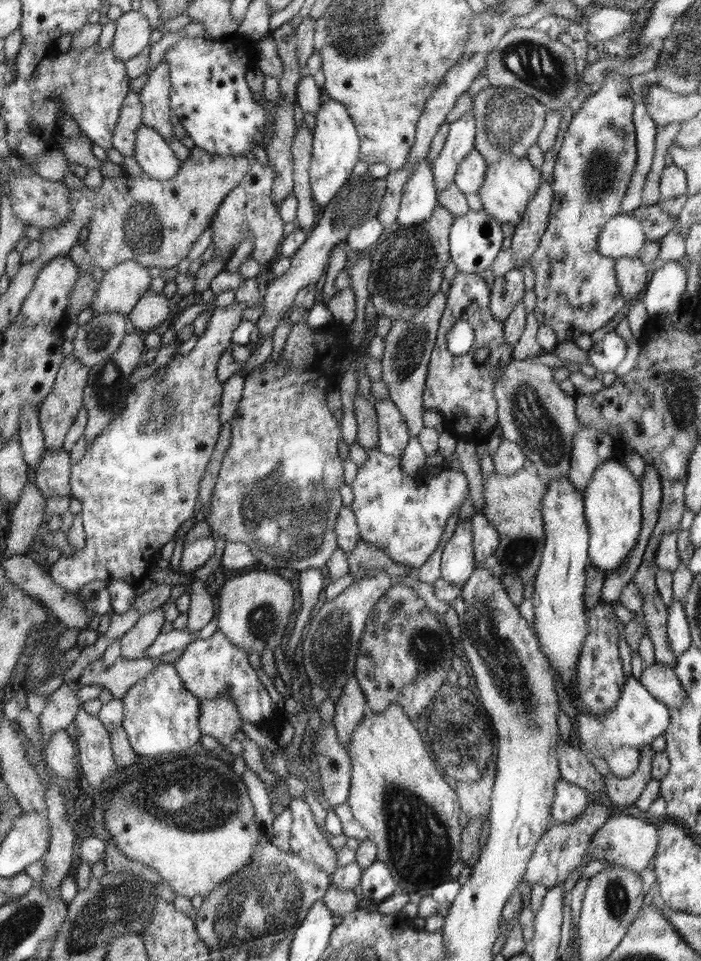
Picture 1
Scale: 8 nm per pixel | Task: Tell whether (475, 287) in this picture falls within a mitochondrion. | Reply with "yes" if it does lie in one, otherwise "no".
no

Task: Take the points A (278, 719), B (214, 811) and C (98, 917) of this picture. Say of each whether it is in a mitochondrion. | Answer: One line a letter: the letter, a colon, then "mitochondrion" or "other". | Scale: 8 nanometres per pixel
A: other
B: mitochondrion
C: mitochondrion

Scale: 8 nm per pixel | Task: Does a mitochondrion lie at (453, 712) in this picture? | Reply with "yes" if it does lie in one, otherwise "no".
yes

